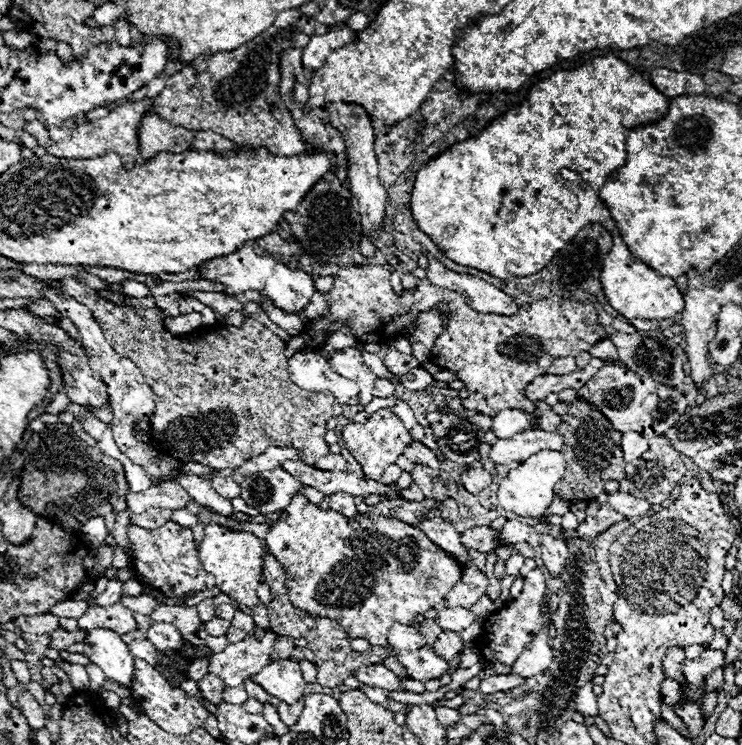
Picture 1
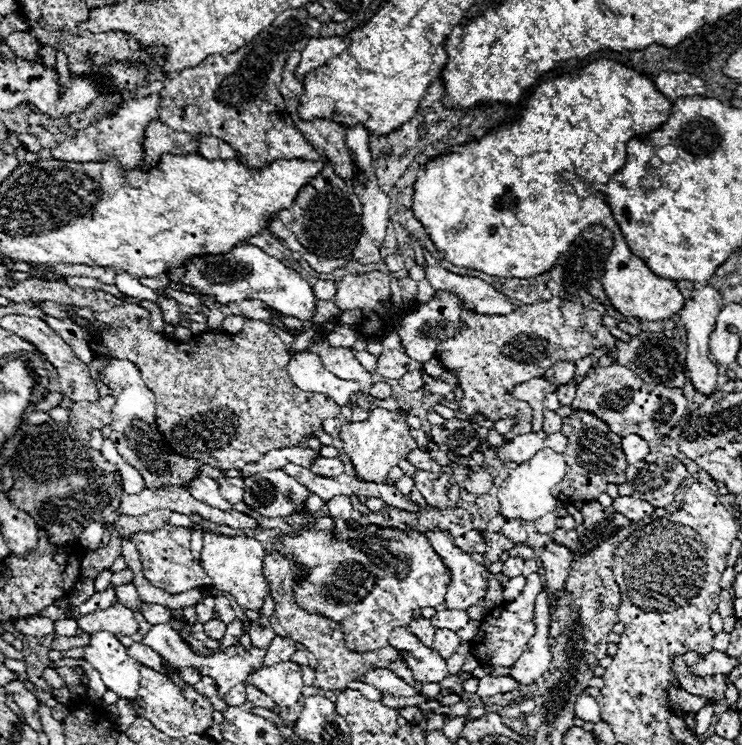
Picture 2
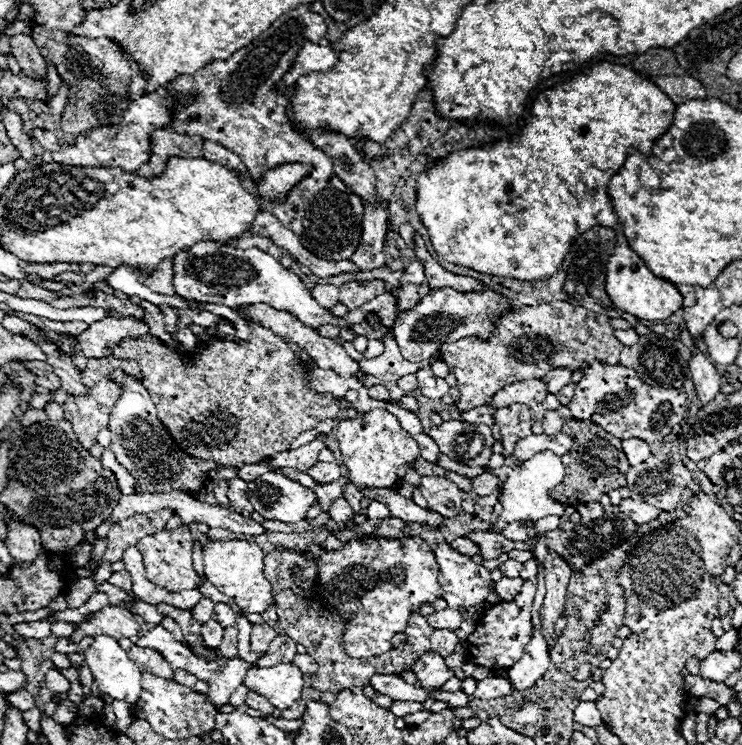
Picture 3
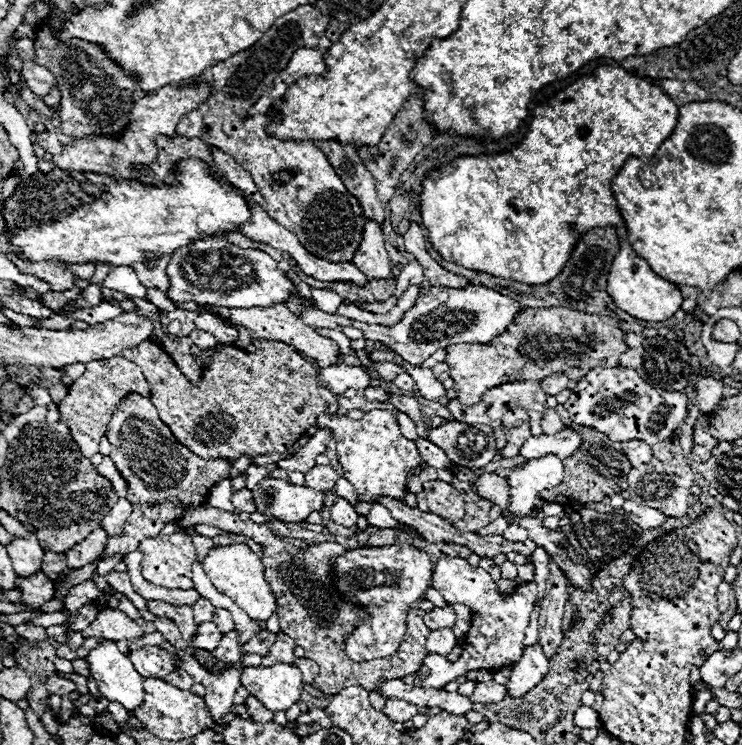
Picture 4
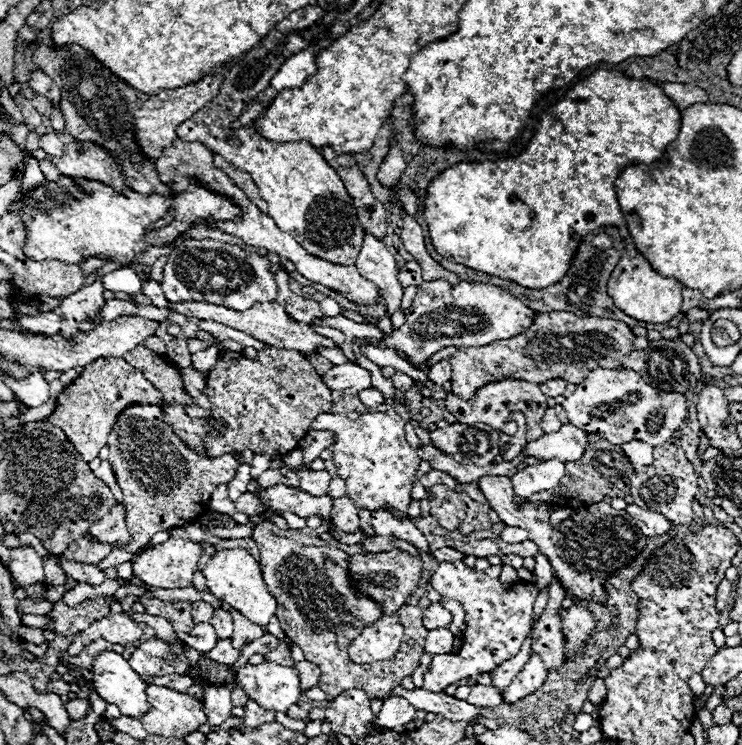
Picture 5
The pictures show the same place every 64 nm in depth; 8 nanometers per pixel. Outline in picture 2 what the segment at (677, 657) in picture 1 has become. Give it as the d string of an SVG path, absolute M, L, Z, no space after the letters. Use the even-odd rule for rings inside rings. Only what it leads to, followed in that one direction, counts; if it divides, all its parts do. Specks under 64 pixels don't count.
M678 656L674 660L674 672L678 674L680 688L694 694L694 696L706 696L710 700L722 700L726 692L726 678L724 676L710 676L710 678L698 678L688 672L684 660Z

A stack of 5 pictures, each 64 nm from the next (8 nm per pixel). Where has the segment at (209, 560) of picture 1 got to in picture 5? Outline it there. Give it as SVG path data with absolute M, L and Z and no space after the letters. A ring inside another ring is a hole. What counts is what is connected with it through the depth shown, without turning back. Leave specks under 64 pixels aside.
M236 548L236 550L222 550L216 552L210 564L204 568L204 578L208 584L208 590L222 602L230 604L236 608L242 616L246 616L252 624L266 626L270 618L276 614L276 600L274 596L266 590L266 584L262 580L260 564L254 560L246 550Z

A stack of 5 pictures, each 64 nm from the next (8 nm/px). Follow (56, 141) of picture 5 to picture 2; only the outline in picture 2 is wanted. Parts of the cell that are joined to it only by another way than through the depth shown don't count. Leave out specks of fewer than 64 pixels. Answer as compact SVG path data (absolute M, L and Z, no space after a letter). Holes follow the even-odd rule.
M30 126L30 128L28 128L28 134L36 136L44 148L50 148L50 150L52 150L52 148L58 146L58 142L54 140L54 136L52 136L46 128L42 128L42 126Z

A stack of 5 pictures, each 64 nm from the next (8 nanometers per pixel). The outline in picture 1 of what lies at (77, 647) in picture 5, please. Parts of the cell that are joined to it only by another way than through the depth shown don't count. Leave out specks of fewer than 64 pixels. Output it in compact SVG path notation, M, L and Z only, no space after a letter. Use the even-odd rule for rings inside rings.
M120 602L108 608L100 608L100 606L92 606L88 608L80 618L78 618L78 628L84 632L90 632L94 628L106 628L112 630L116 634L130 634L138 628L132 610L128 610L126 606L122 606Z

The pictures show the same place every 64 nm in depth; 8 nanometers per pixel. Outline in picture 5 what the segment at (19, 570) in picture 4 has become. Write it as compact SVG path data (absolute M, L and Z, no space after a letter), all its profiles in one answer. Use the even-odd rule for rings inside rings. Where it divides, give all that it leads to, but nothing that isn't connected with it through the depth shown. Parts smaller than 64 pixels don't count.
M20 546L16 550L12 550L12 558L10 558L10 574L14 576L14 580L18 582L18 586L28 586L28 584L38 584L38 582L46 582L44 578L44 570L42 570L42 558L26 546Z

